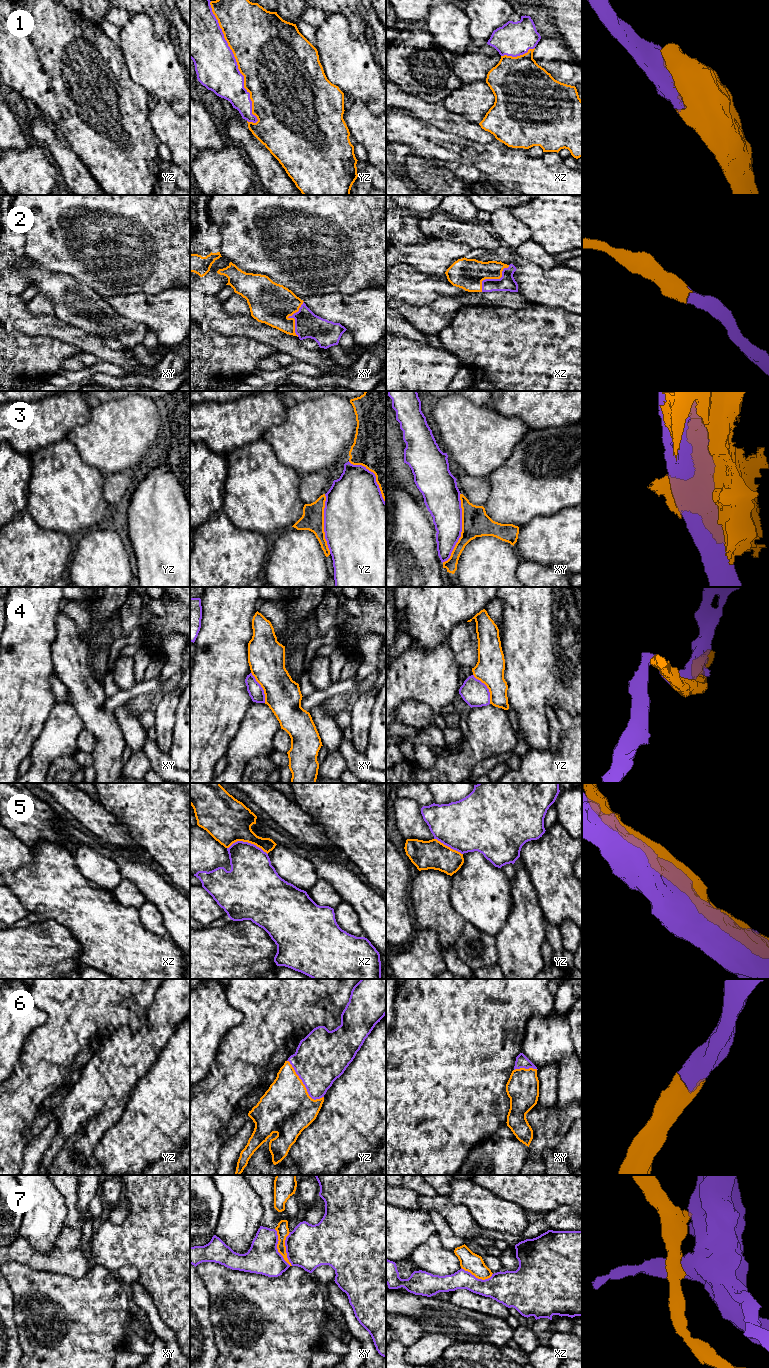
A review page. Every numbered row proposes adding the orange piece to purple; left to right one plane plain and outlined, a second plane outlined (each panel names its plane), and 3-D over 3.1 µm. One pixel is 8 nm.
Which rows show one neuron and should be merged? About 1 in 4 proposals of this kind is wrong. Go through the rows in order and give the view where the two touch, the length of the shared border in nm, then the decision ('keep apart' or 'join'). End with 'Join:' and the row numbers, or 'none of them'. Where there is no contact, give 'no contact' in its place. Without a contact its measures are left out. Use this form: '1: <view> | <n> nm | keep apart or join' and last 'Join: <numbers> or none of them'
1: yz | 1050 nm | join
2: xy | 300 nm | join
3: xy | 600 nm | keep apart
4: yz | 280 nm | keep apart
5: xz | 340 nm | join
6: yz | 420 nm | join
7: xy | 320 nm | keep apart
Join: 1, 2, 5, 6

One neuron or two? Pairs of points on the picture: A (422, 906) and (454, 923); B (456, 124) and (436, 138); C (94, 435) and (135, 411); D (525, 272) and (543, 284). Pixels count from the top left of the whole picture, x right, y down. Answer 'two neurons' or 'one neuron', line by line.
A: one neuron
B: two neurons
C: one neuron
D: one neuron

